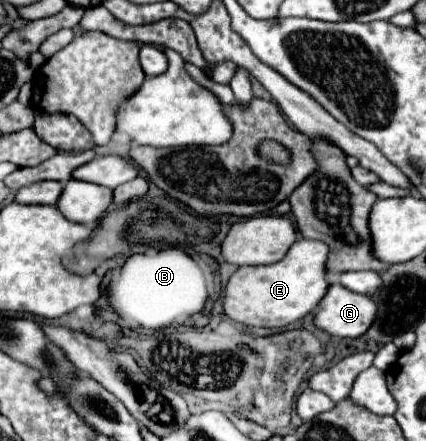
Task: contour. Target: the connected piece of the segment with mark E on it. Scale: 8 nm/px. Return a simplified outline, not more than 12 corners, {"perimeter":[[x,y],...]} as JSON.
{"perimeter":[[297,239],[265,267],[239,267],[223,311],[281,329],[327,291],[329,247]]}

